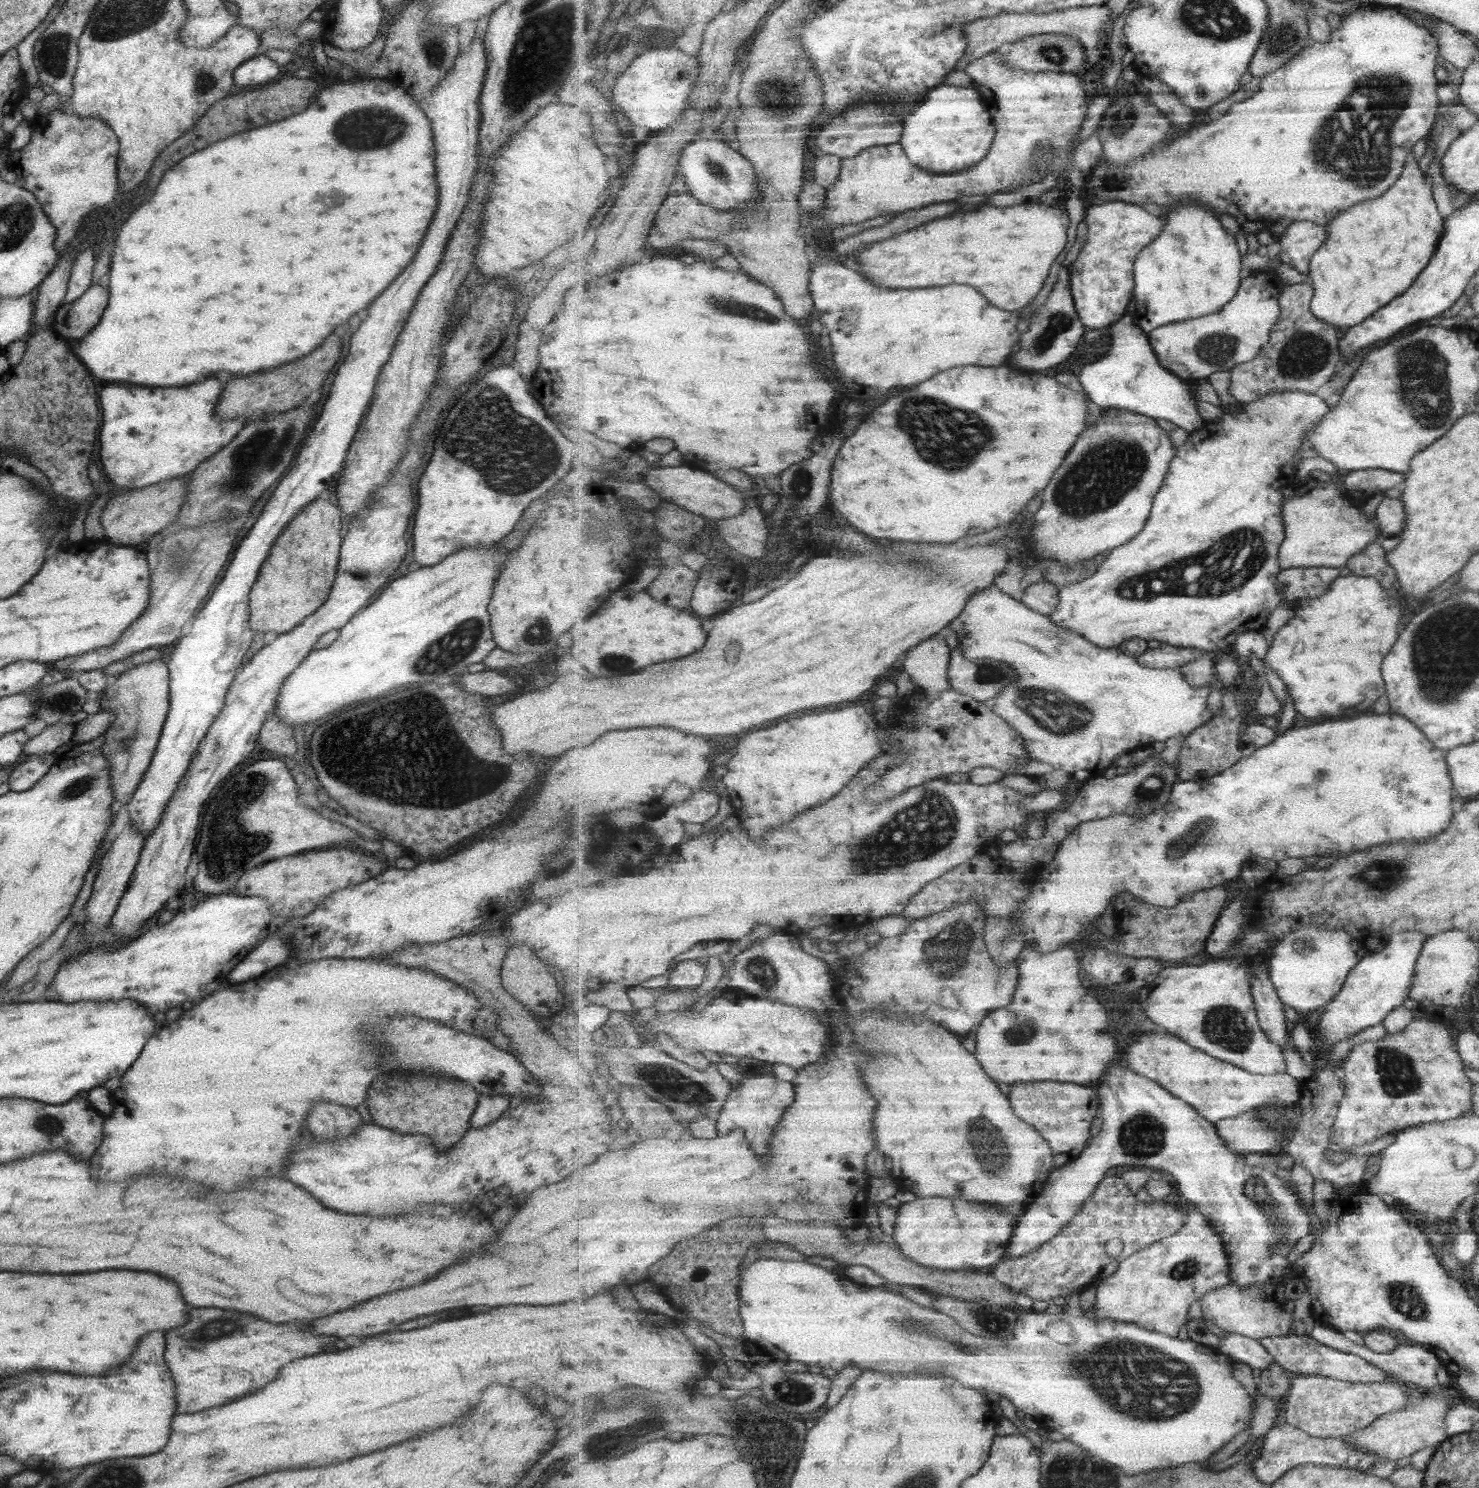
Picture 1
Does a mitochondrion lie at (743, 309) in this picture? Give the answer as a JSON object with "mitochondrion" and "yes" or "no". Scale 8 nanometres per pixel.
{"mitochondrion":"yes"}

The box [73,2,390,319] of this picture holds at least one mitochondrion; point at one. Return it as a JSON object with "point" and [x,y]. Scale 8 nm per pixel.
{"point":[205,80]}

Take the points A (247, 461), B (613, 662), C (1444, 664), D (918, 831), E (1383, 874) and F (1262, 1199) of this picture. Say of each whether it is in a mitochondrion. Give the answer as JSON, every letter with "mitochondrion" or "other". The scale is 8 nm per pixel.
{"A":"mitochondrion","B":"mitochondrion","C":"mitochondrion","D":"mitochondrion","E":"mitochondrion","F":"mitochondrion"}

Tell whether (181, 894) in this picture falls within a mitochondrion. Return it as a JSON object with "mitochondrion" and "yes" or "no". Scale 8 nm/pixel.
{"mitochondrion":"no"}

